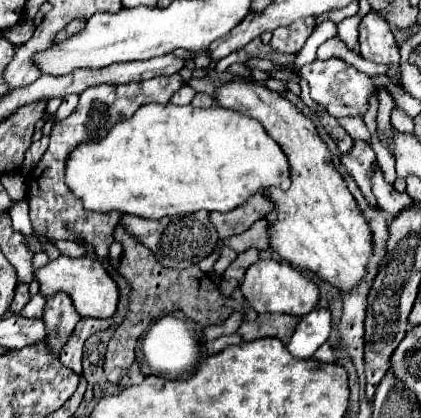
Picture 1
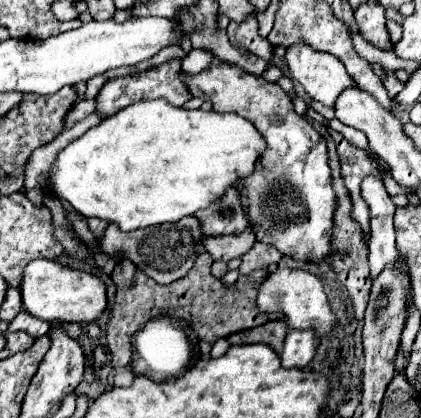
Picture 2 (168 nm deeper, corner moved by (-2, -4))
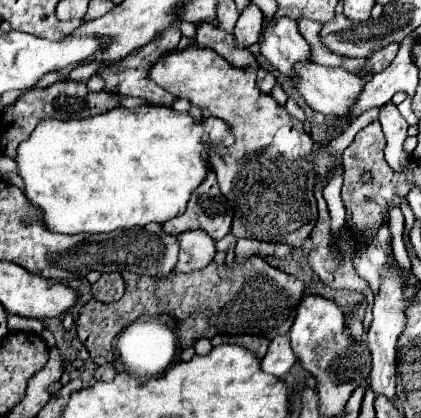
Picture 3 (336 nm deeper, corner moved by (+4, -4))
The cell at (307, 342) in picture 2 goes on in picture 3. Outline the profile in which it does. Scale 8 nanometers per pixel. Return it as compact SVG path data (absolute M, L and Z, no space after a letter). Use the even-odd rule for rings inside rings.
M276 336L270 342L268 354L262 358L262 370L268 374L274 374L278 378L286 376L288 370L298 362L298 356L294 354L288 336Z

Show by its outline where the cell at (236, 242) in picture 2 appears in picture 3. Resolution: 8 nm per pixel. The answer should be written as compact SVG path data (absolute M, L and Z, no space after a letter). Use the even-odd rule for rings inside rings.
M194 230L194 232L184 232L178 236L182 240L178 264L174 272L190 272L190 270L200 270L206 268L214 256L216 256L216 244L206 232Z

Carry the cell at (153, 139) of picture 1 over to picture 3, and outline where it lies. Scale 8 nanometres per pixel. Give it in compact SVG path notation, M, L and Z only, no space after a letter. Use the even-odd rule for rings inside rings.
M170 106L112 108L86 120L44 120L28 140L18 146L18 170L26 182L26 198L42 210L44 224L62 234L80 232L114 232L118 228L146 226L180 216L192 192L206 180L212 170L210 152L234 144L230 126L220 118L194 120L188 112L176 112Z

